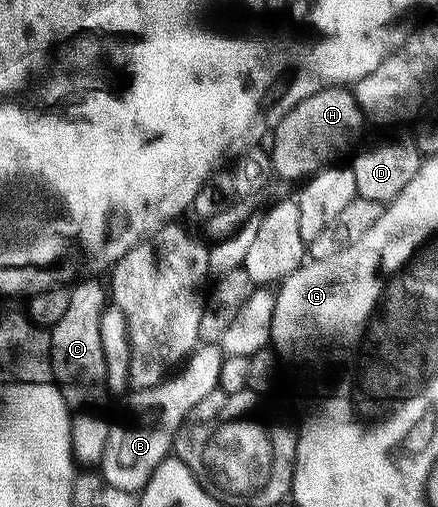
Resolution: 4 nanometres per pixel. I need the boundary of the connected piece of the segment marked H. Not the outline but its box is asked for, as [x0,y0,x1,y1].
[269,86,365,180]

